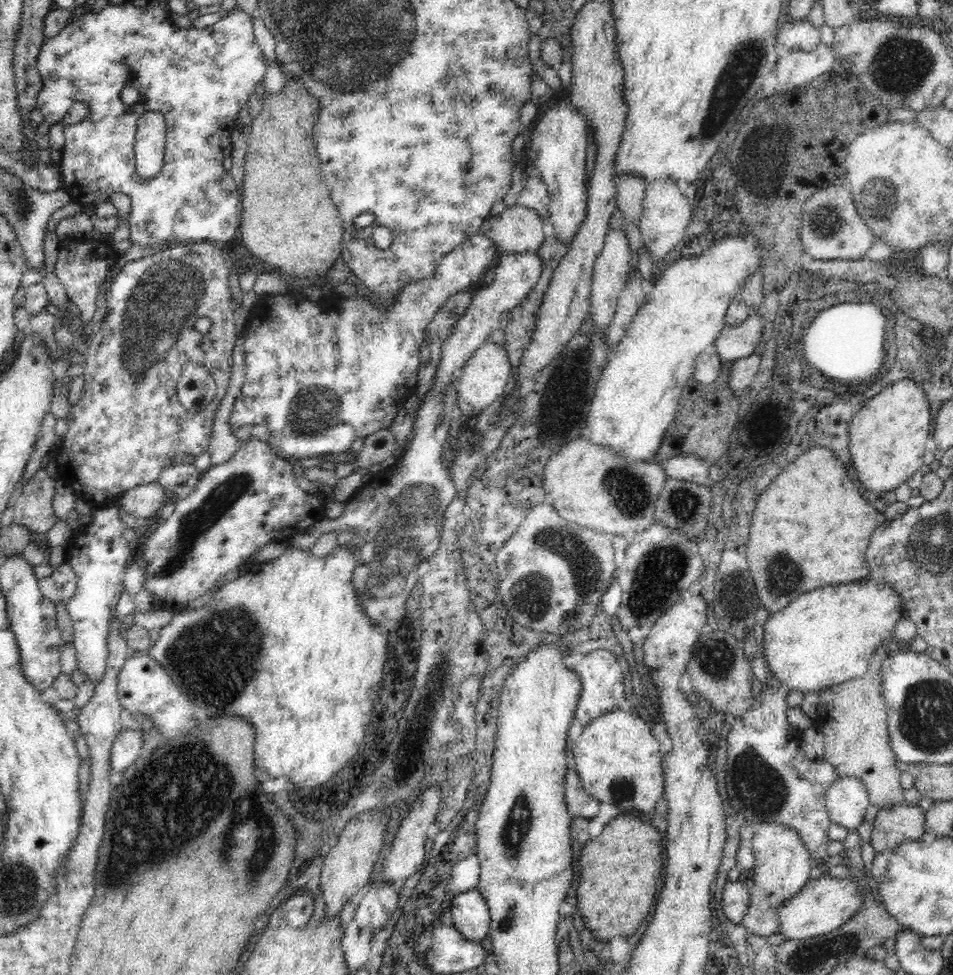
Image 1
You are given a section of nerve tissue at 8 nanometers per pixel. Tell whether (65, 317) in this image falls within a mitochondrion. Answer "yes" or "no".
no

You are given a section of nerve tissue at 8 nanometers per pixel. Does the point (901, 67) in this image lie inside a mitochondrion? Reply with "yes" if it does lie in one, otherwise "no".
yes

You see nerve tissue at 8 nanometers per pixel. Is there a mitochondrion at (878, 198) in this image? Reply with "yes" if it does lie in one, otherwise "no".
yes

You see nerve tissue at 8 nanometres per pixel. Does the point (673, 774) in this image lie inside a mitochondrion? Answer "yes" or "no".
no

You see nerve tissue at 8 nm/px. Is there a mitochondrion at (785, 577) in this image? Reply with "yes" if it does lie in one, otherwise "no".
yes

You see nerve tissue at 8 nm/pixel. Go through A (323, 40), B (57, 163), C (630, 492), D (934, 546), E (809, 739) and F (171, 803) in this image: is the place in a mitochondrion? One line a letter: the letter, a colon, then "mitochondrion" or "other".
A: mitochondrion
B: other
C: mitochondrion
D: mitochondrion
E: other
F: mitochondrion

